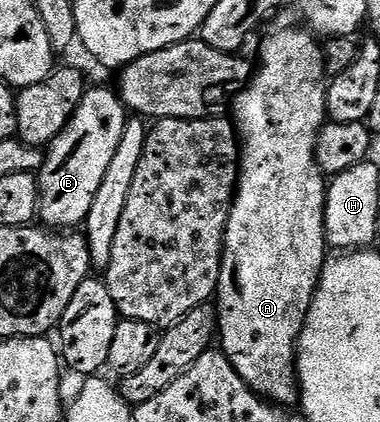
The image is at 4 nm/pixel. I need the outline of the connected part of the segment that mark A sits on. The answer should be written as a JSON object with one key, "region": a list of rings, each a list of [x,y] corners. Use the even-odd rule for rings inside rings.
{"region":[[[300,25],[270,32],[260,43],[260,64],[258,62],[255,64],[252,78],[248,80],[248,86],[238,92],[230,104],[230,115],[234,120],[240,148],[240,165],[236,180],[236,194],[232,196],[232,211],[228,214],[228,228],[224,230],[220,280],[214,296],[214,310],[218,316],[218,347],[224,352],[230,365],[234,365],[238,377],[246,381],[246,385],[252,392],[273,405],[292,405],[297,402],[296,349],[312,304],[312,296],[315,295],[316,286],[320,283],[320,271],[326,262],[326,254],[324,255],[324,249],[326,250],[324,230],[324,203],[327,201],[326,176],[316,163],[316,142],[328,119],[326,109],[328,89],[325,83],[325,48],[316,42],[318,42],[317,36]]]}

